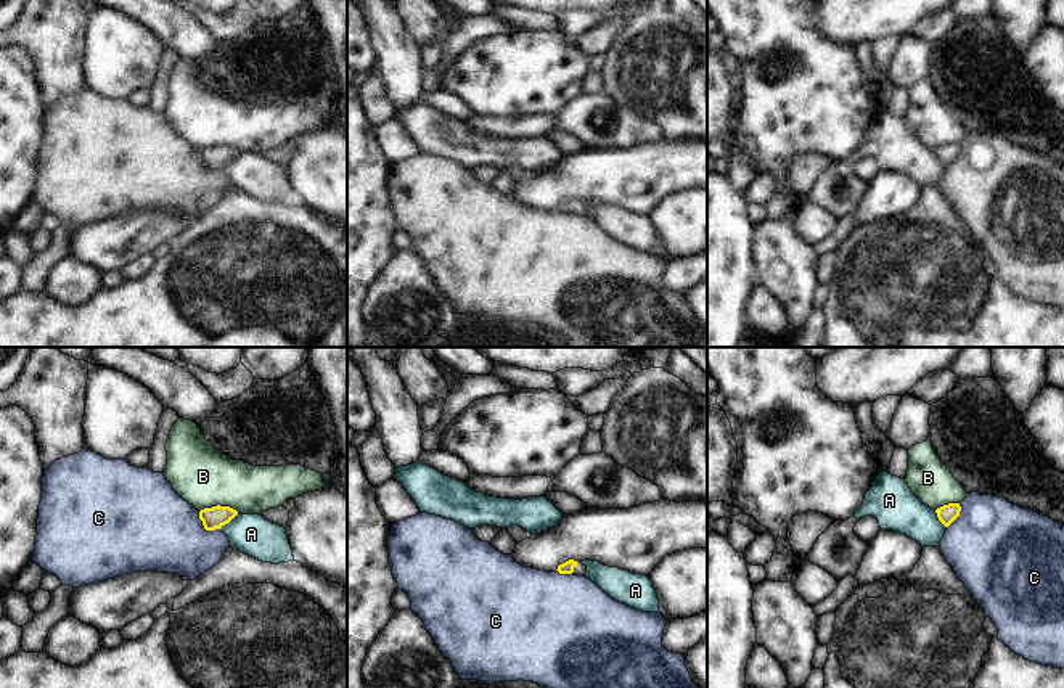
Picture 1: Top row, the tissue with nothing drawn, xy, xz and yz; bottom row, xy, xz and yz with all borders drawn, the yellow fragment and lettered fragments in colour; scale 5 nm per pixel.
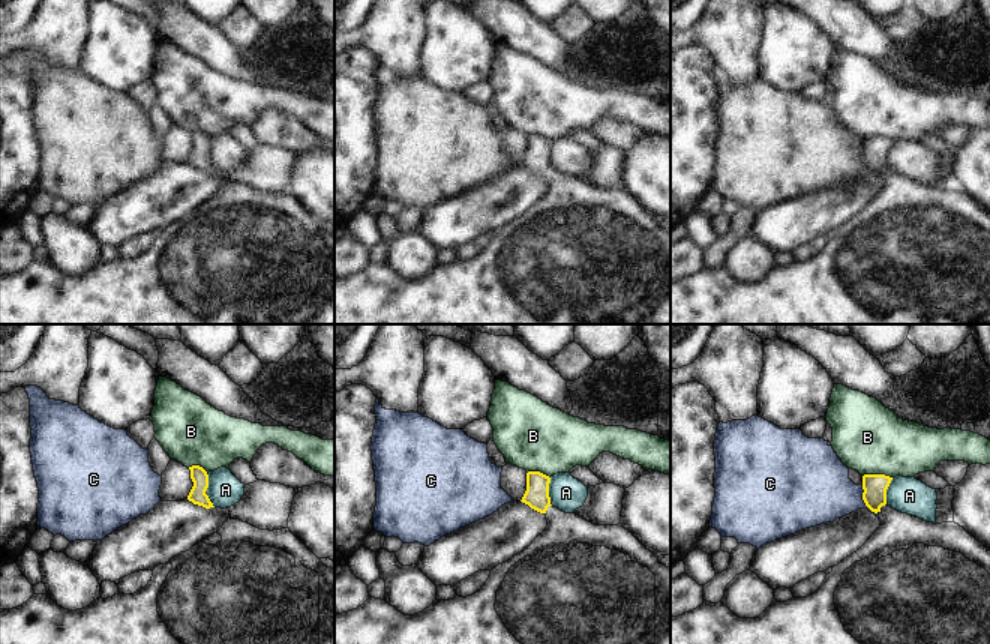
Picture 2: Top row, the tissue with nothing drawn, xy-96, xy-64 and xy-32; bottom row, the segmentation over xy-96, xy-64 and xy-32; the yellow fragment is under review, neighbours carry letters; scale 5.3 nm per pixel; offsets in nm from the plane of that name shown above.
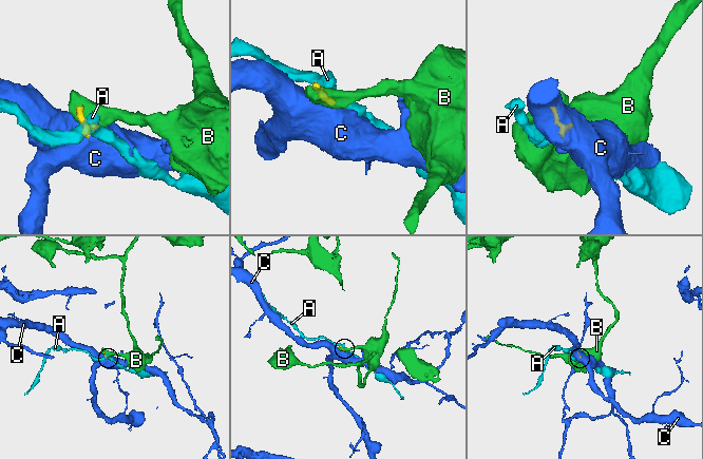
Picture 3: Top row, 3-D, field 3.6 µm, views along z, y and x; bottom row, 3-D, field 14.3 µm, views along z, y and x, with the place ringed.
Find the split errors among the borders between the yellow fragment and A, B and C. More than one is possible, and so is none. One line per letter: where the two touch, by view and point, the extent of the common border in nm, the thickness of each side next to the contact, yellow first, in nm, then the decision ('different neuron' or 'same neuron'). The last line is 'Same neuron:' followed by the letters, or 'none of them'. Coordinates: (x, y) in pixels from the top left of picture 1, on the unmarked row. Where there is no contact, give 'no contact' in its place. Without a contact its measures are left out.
A: xy (229, 161) | 120 nm | 110/200 nm | different neuron
B: xy (219, 145) | 200 nm | 110/300 nm | different neuron
C: xy (204, 167) | 150 nm | 110/420 nm | different neuron
Same neuron: none of them

